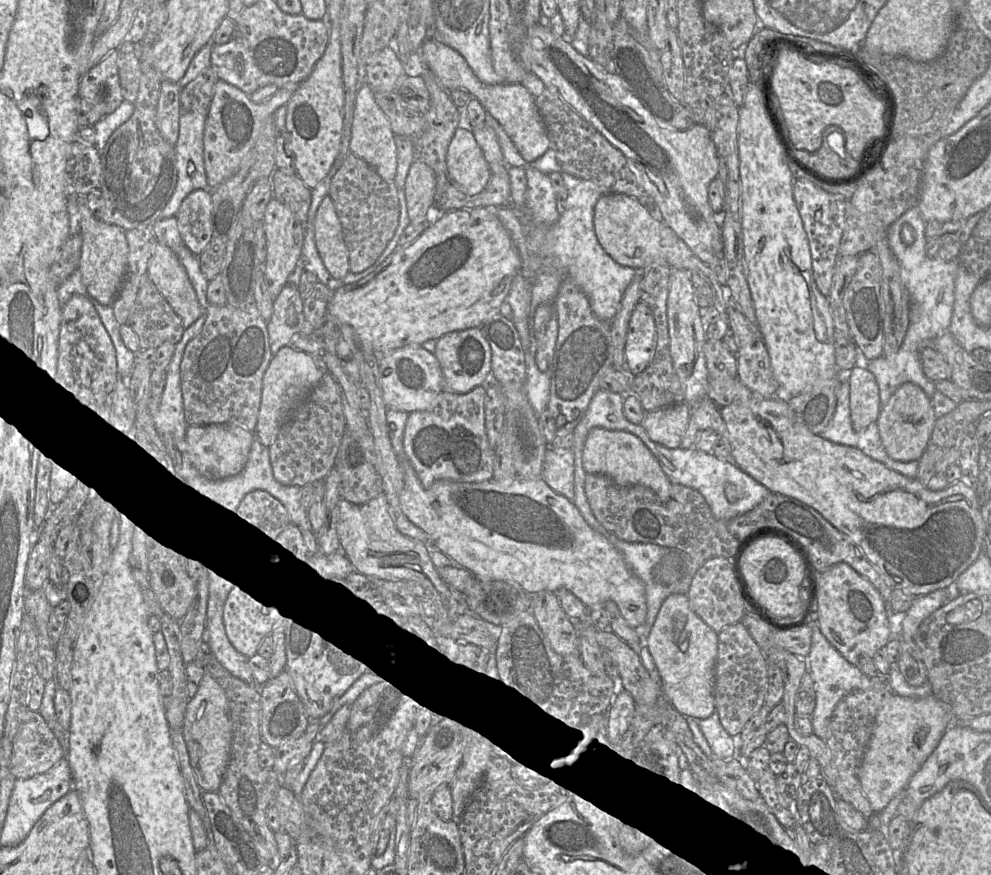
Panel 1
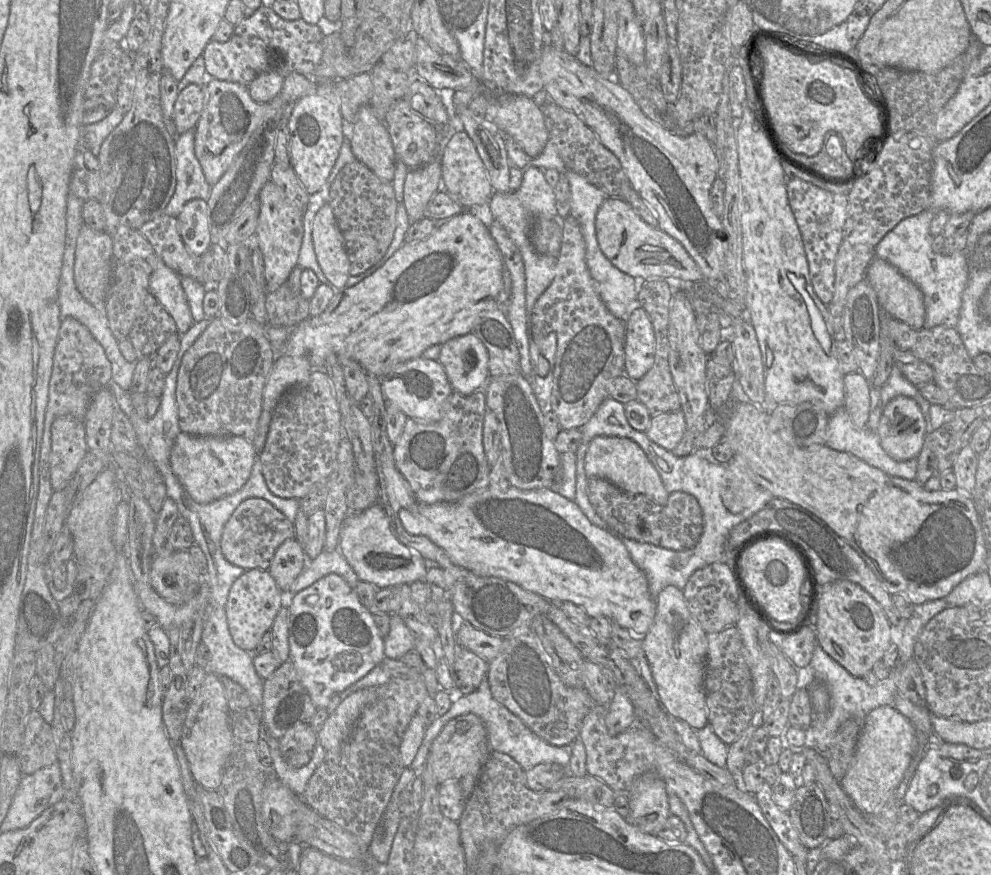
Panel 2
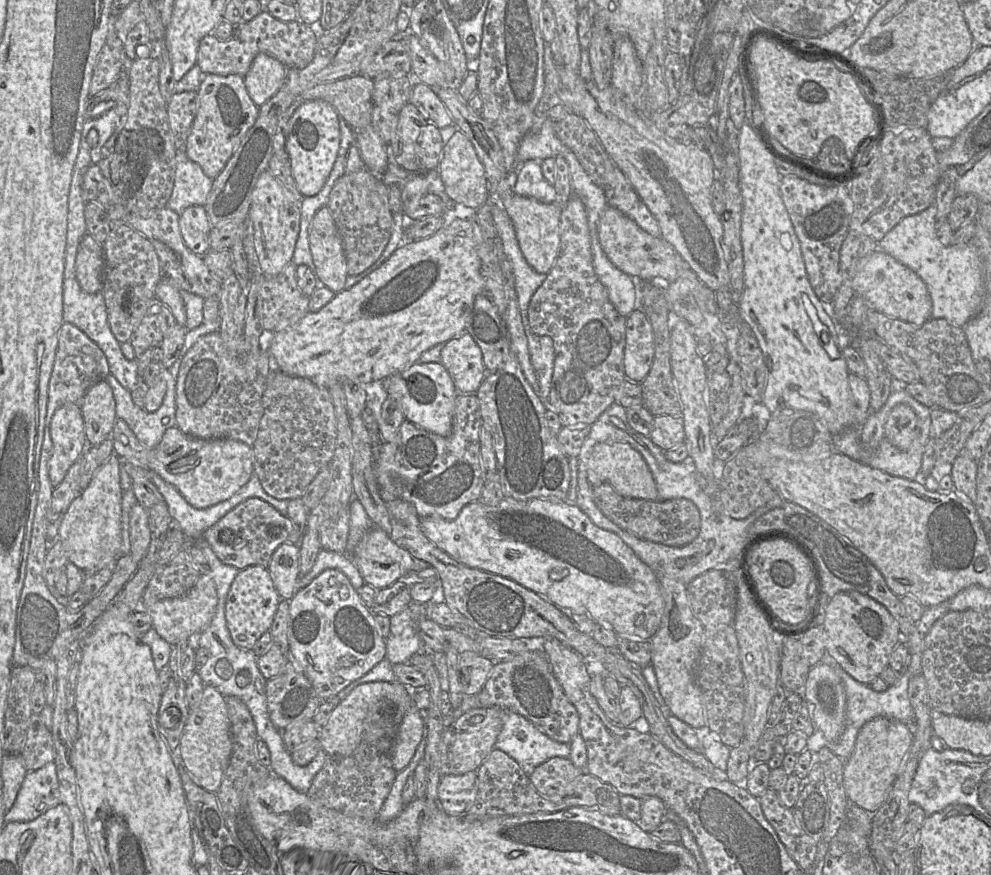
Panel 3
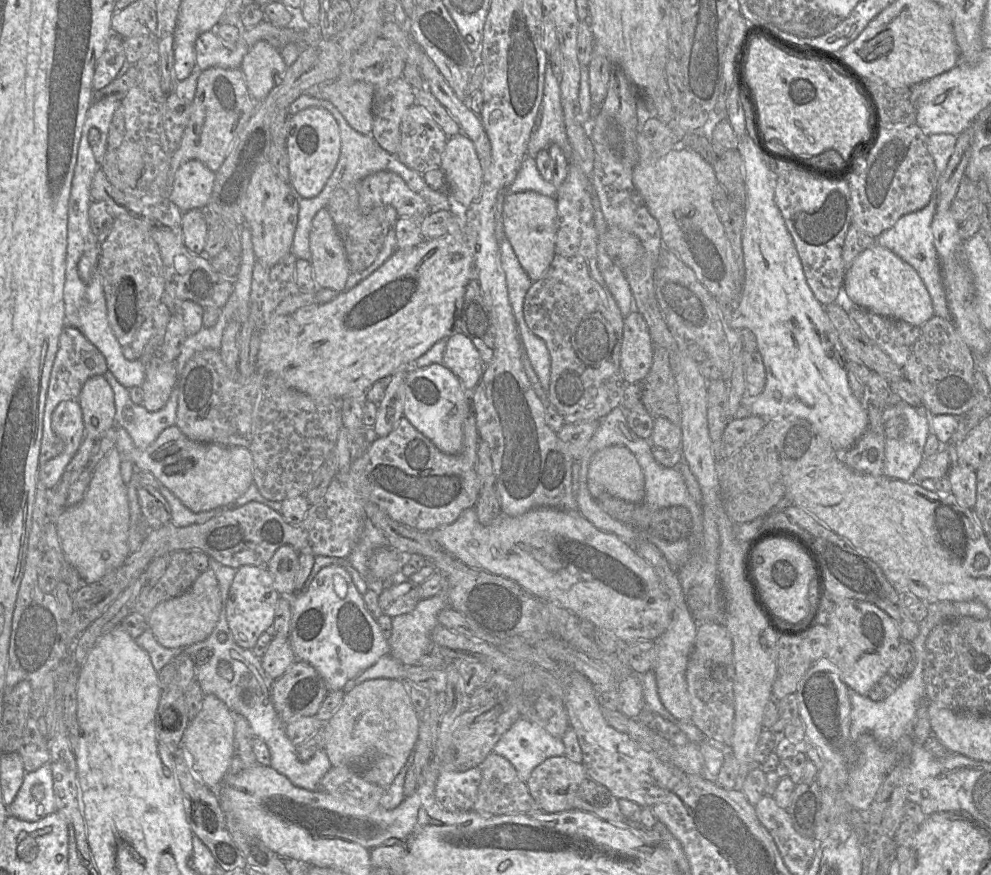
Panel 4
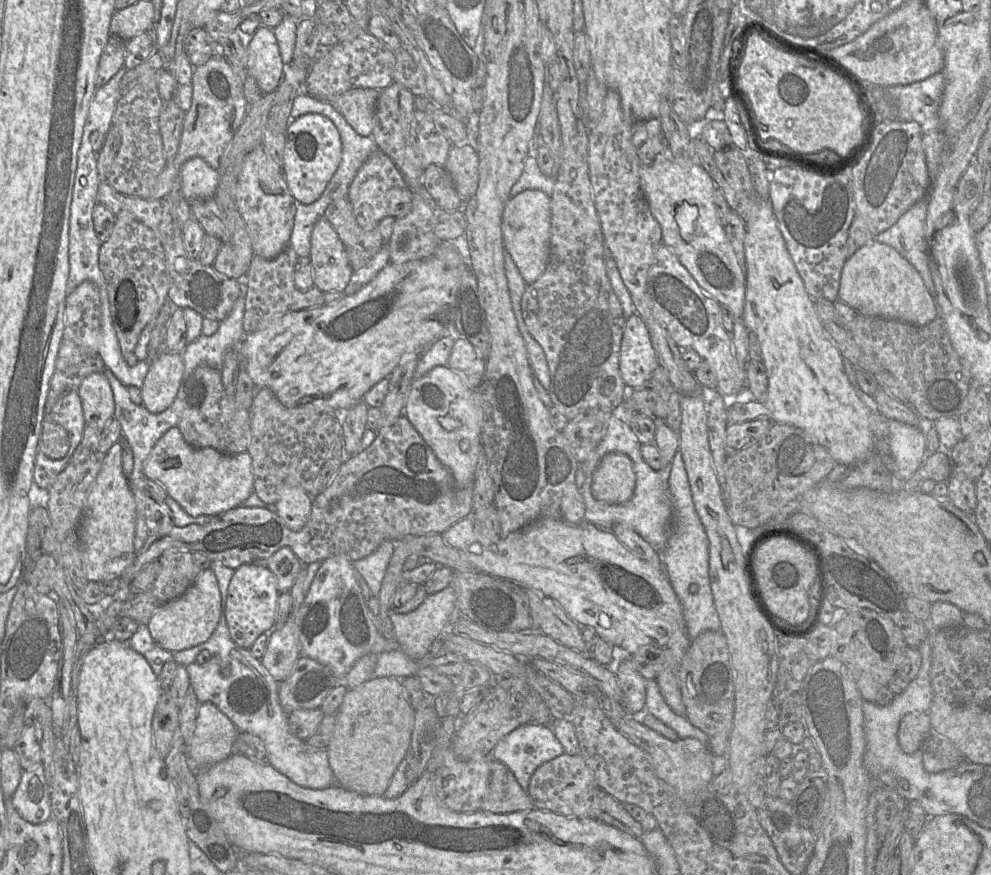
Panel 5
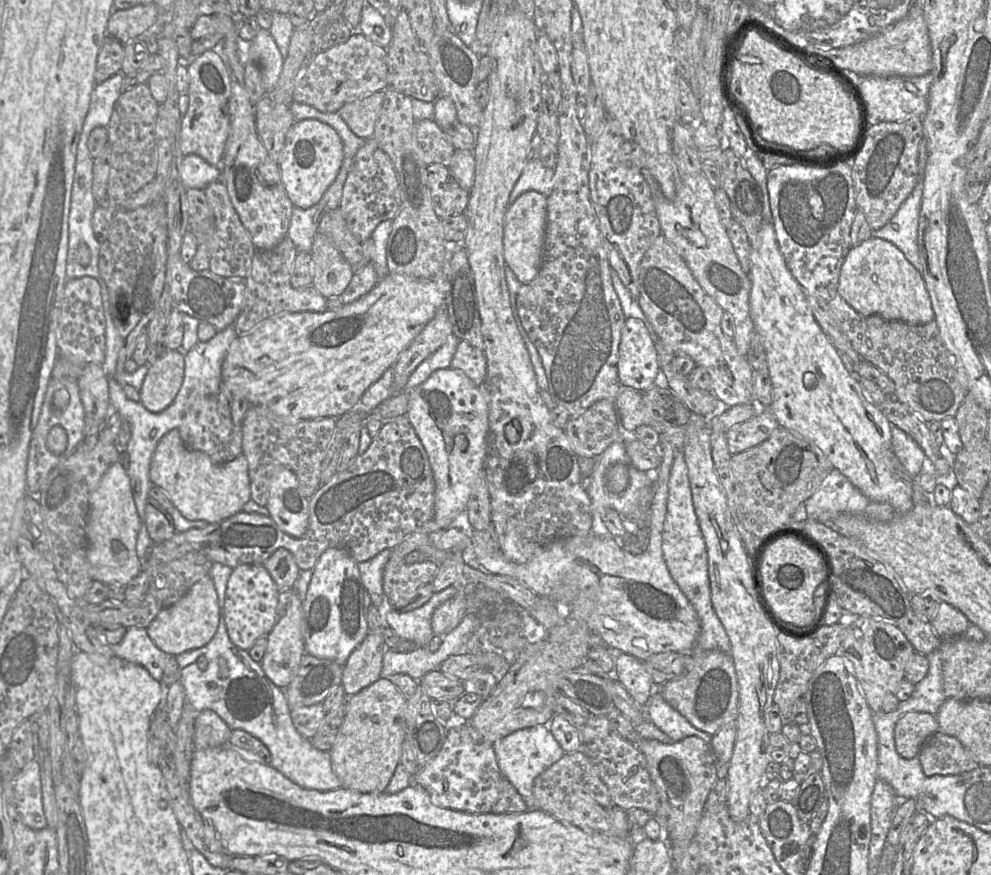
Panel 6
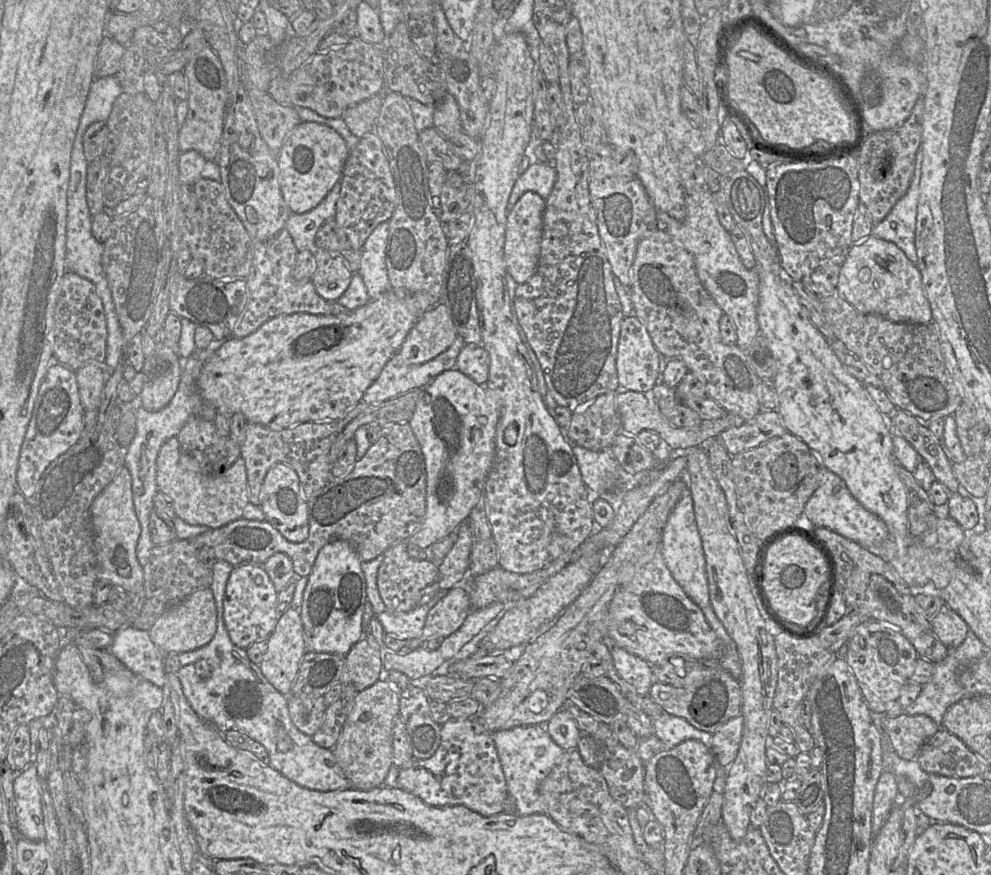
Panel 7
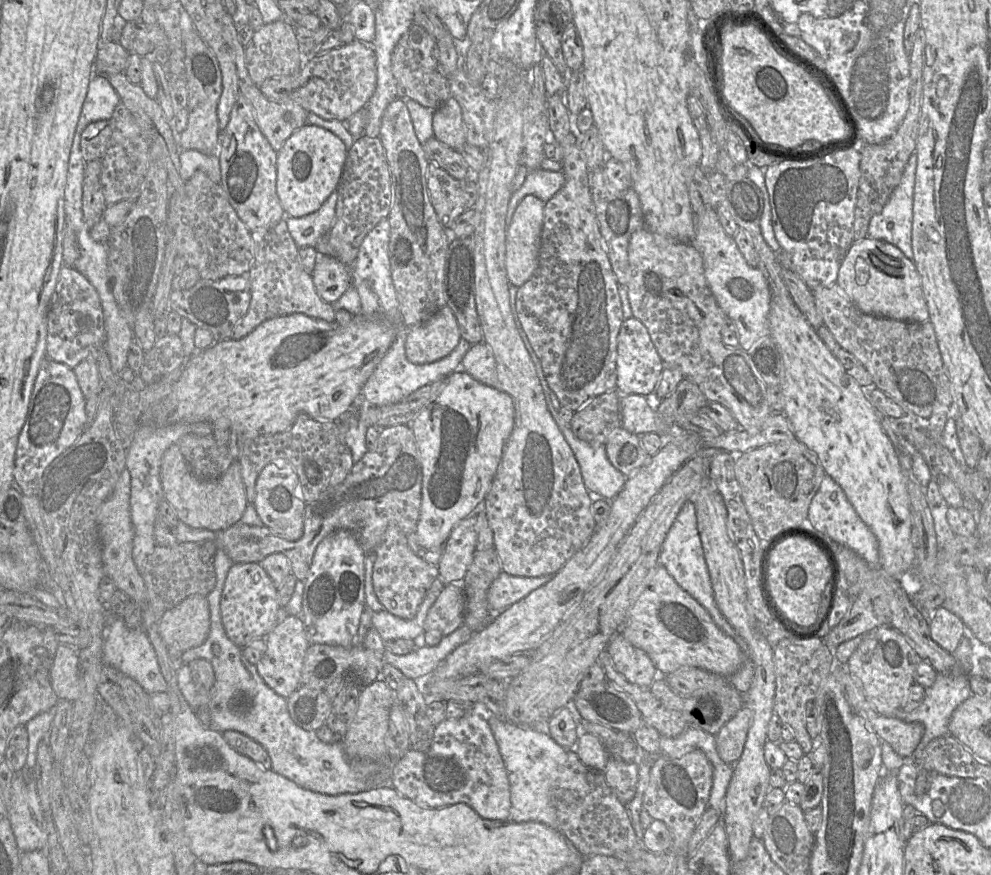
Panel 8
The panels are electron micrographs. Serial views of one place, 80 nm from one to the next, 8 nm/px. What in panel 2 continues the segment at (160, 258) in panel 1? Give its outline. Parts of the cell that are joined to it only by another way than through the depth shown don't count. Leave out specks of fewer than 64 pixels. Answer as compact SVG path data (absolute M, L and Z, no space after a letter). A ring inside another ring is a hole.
M161 260L150 276L150 293L166 308L174 319L177 332L186 333L194 324L191 310L184 293L181 278Z

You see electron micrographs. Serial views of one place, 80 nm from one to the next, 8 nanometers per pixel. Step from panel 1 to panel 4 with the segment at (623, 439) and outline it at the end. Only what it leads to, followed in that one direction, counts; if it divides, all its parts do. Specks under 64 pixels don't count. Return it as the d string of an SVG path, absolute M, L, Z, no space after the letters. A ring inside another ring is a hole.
M623 445L597 451L588 470L588 490L594 499L604 493L628 503L642 502L645 478L633 453Z

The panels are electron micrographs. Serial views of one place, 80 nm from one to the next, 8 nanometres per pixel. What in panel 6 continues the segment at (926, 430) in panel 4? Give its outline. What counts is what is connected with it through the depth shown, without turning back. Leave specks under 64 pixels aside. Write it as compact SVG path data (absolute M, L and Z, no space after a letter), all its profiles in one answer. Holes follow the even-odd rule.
M895 425L891 426L891 435L894 454L912 477L918 476L923 469L925 459L923 450L908 434Z

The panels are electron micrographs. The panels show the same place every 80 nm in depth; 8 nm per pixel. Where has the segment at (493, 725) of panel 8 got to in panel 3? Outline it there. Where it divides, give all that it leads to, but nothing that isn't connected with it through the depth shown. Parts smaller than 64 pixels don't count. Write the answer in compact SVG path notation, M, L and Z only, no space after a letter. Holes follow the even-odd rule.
M511 711L505 713L494 749L514 759L527 776L548 759L568 758L570 754L569 744L552 740L526 718Z

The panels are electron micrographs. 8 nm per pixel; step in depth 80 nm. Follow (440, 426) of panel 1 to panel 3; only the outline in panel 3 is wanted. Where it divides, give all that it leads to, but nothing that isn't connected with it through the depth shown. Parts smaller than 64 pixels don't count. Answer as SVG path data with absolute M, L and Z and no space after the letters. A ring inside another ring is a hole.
M457 394L452 432L448 437L436 435L404 420L394 440L381 445L380 456L375 461L375 476L383 501L407 501L415 507L420 518L435 516L454 520L464 506L480 498L486 481L480 450L481 427L482 417L475 394Z

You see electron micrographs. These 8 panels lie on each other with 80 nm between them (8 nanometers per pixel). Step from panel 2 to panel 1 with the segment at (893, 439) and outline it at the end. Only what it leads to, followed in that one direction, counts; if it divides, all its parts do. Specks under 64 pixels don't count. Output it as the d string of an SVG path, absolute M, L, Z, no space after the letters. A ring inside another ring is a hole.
M911 382L900 385L881 407L877 426L882 446L887 455L896 461L918 461L925 452L936 416L931 399L923 389Z

